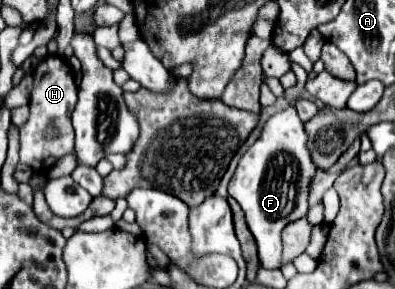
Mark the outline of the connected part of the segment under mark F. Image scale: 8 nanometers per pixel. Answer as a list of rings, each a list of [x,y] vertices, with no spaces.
[[[294,105],[270,117],[258,141],[244,153],[236,173],[228,185],[228,195],[234,197],[246,213],[246,223],[258,243],[258,257],[264,269],[278,269],[282,259],[282,229],[308,213],[308,185],[316,173],[316,165],[306,149],[304,125]]]

